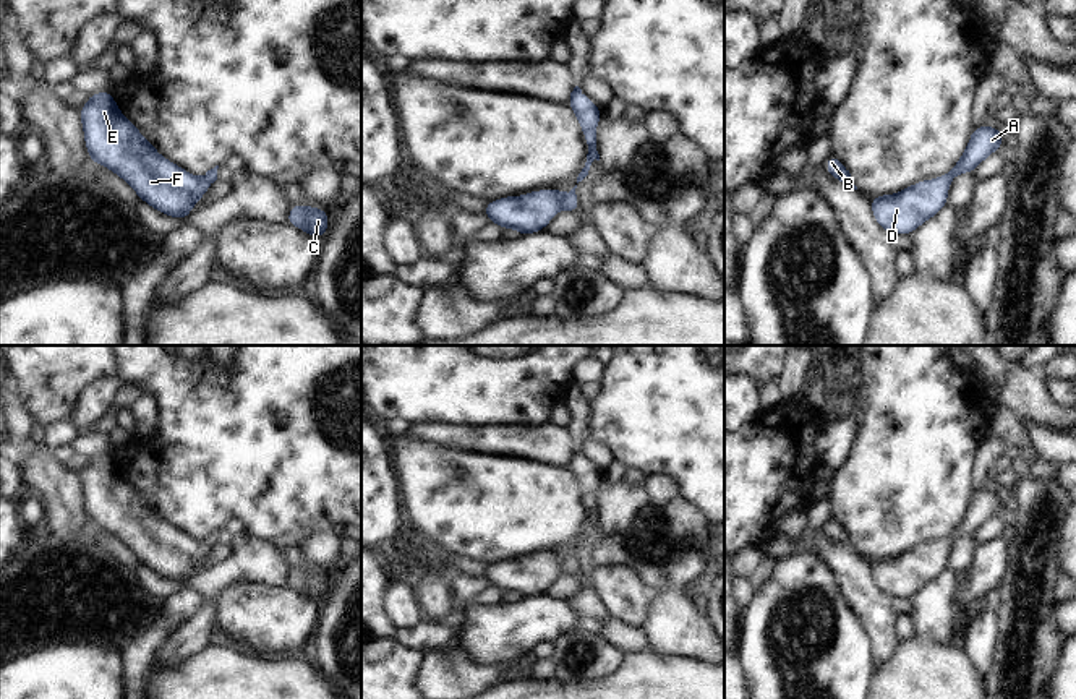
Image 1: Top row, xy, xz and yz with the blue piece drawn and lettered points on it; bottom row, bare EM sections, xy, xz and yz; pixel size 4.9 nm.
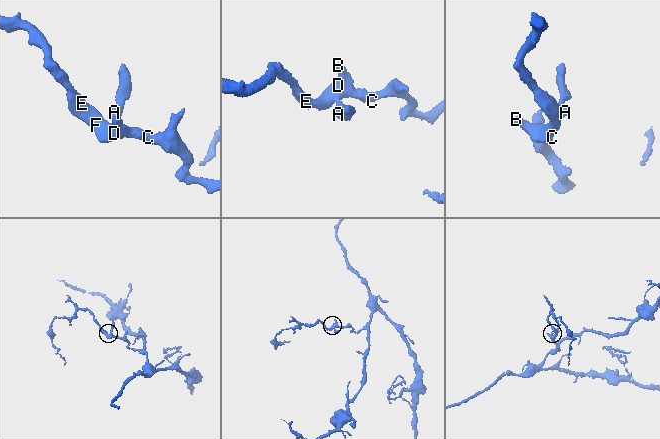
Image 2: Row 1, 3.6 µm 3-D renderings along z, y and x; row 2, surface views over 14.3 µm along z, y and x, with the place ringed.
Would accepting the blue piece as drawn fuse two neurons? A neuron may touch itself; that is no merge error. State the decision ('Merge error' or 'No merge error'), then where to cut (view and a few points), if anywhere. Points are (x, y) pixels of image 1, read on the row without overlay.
No merge error. No split

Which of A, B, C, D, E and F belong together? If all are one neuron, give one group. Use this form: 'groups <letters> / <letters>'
groups A B C D E F

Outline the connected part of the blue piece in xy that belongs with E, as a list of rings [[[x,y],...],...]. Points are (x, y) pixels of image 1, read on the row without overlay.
[[[110,454],[89,457],[88,465],[78,474],[83,487],[84,506],[89,522],[94,527],[107,530],[125,543],[146,568],[157,576],[175,582],[186,584],[193,576],[191,571],[207,556],[209,550],[217,543],[217,532],[207,534],[203,540],[193,540],[188,534],[160,519],[126,482]]]

